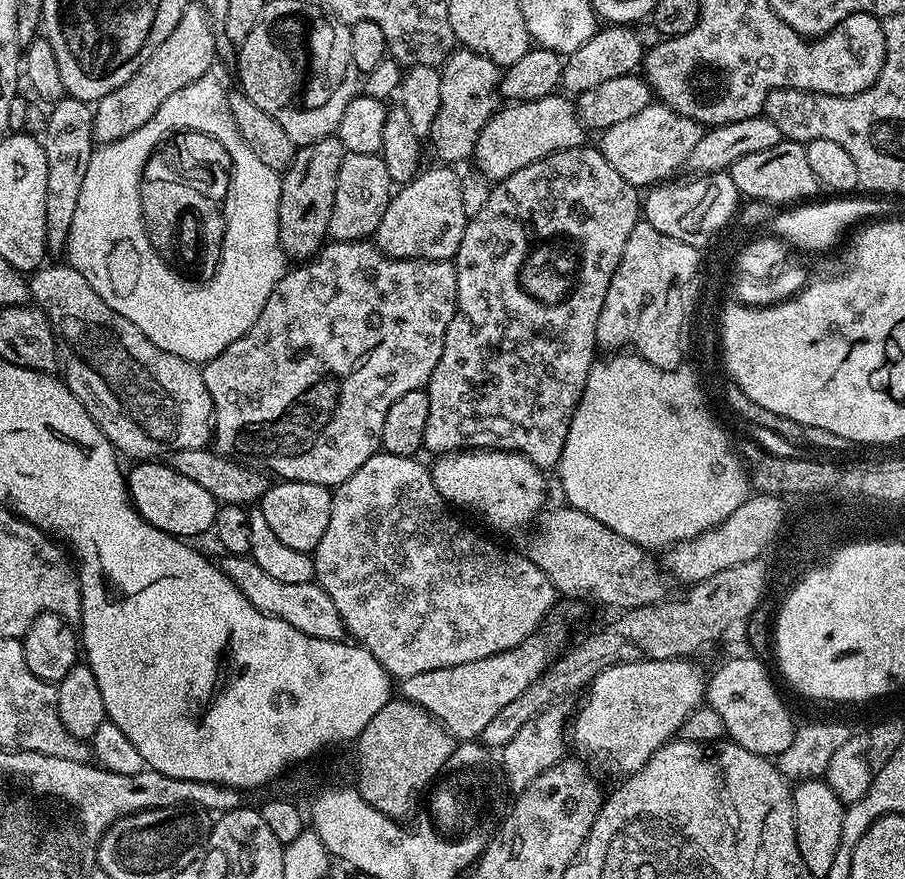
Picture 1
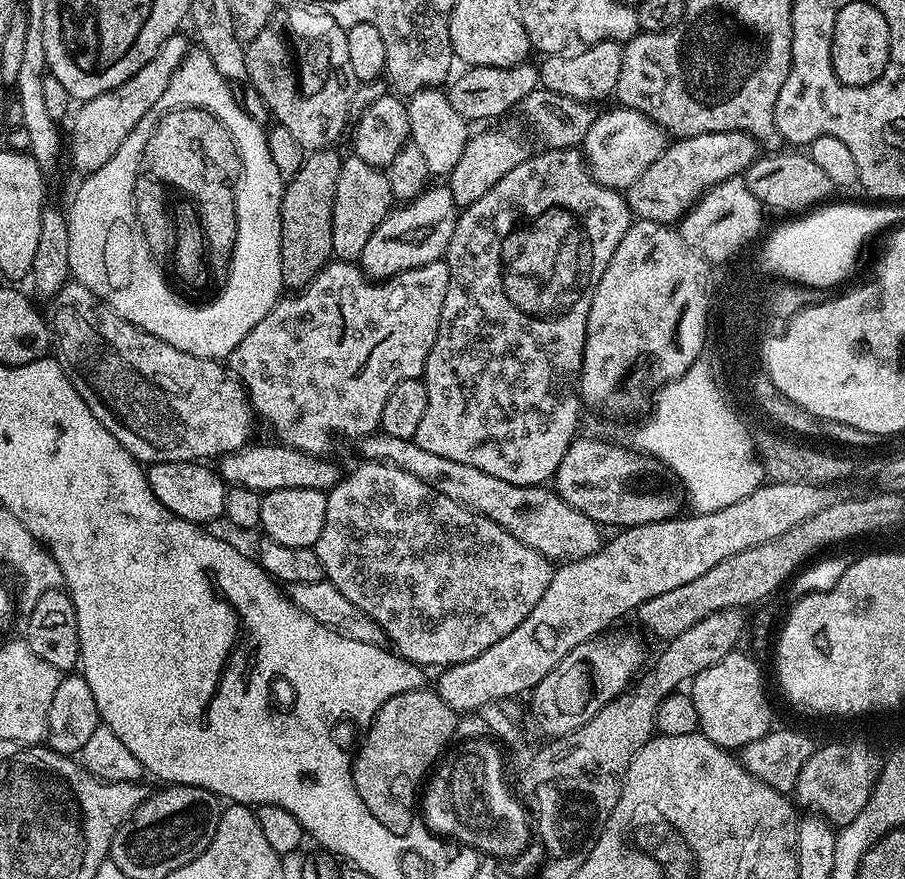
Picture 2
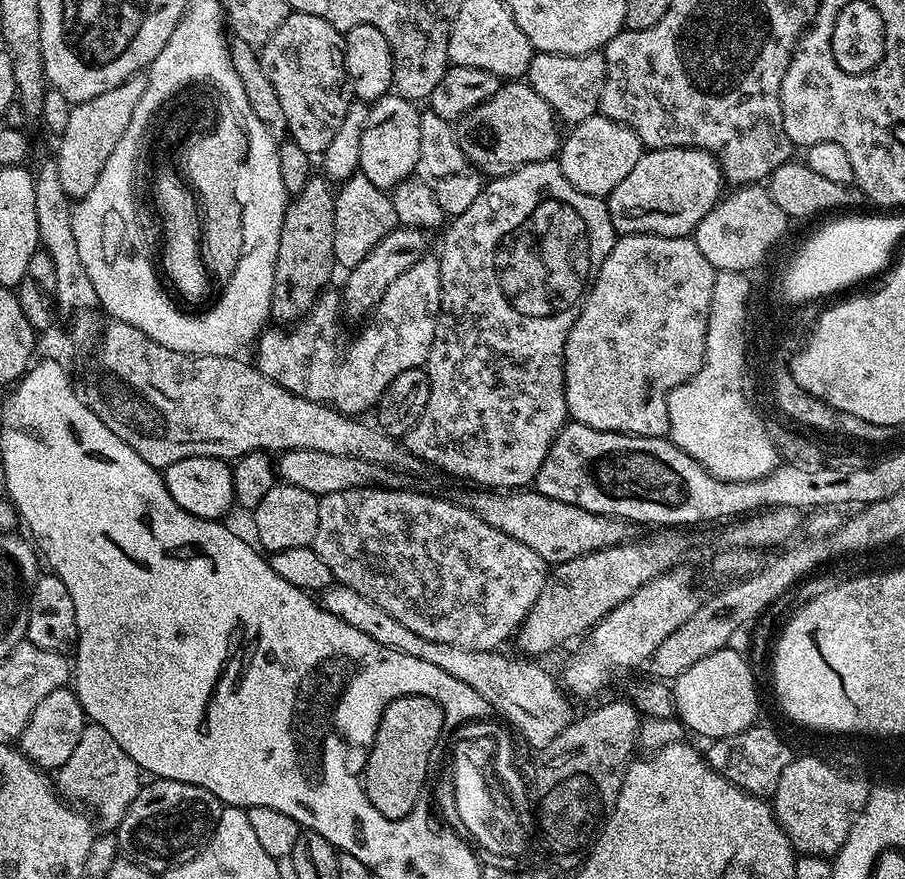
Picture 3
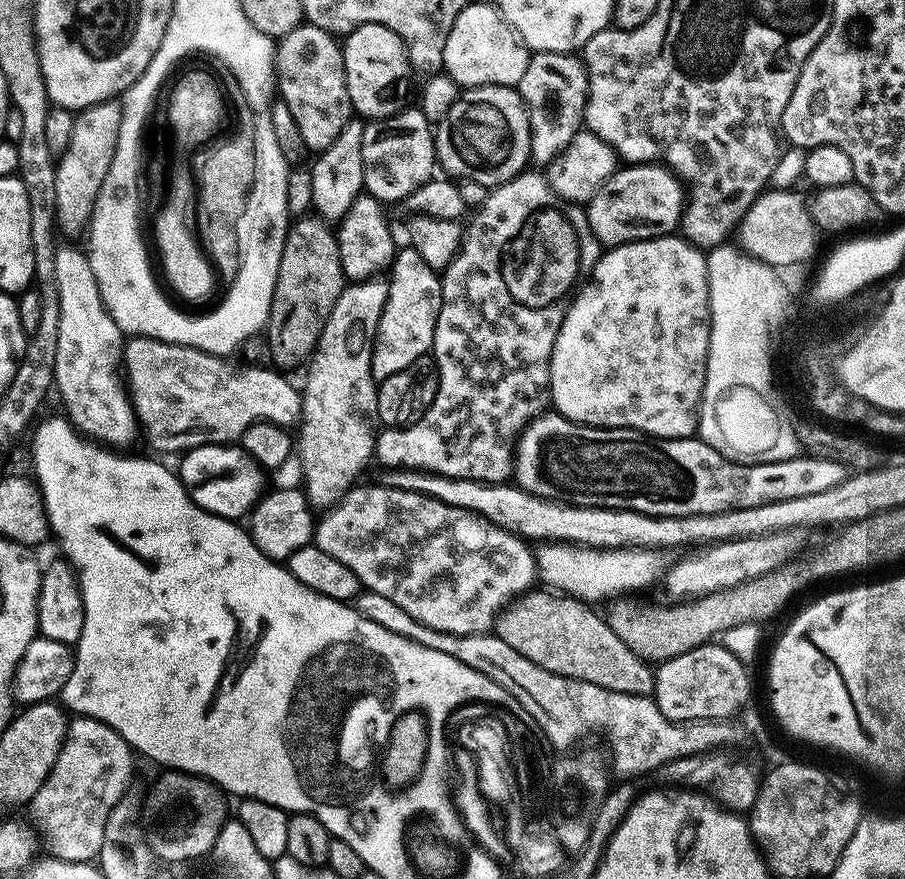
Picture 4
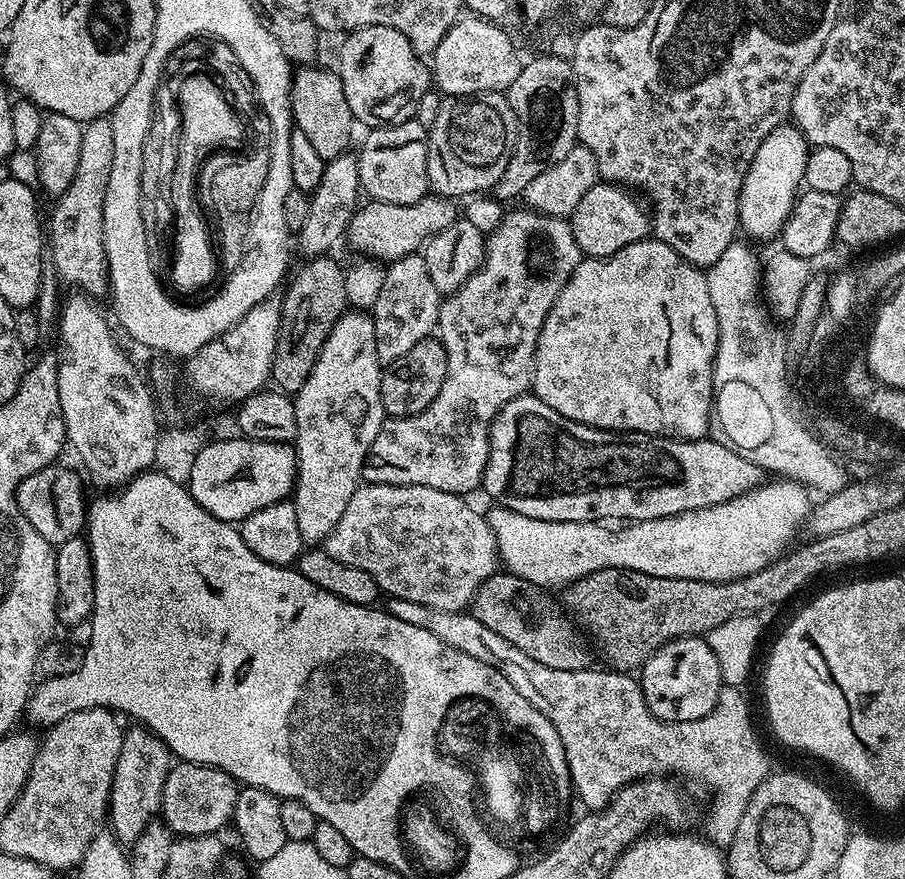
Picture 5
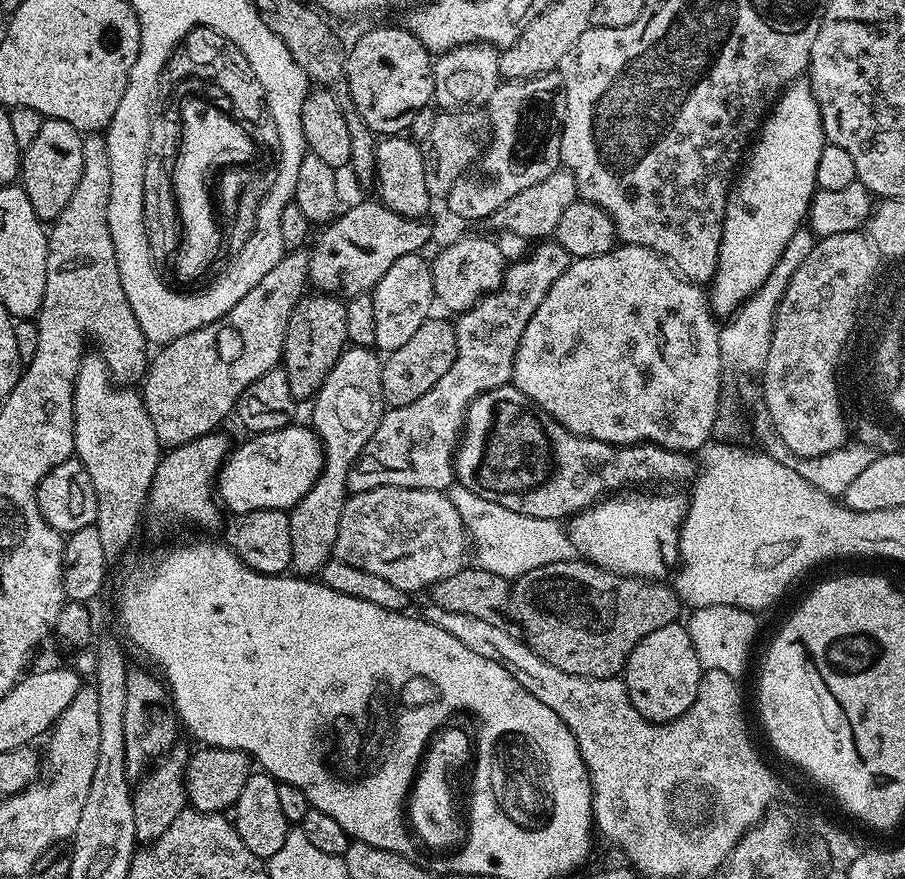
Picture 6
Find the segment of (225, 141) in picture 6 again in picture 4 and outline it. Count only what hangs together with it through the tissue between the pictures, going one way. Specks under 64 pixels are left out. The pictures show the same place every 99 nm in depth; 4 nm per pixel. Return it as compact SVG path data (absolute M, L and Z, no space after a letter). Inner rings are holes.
M196 68L188 72L172 88L172 97L168 100L168 124L172 127L172 160L170 156L170 175L166 180L168 201L156 220L156 248L160 251L160 264L164 267L164 276L168 279L167 287L177 292L184 300L208 300L218 288L218 277L204 249L198 243L196 231L196 182L192 175L193 165L188 155L205 147L220 128L224 120L224 96L220 93L220 84L208 72Z

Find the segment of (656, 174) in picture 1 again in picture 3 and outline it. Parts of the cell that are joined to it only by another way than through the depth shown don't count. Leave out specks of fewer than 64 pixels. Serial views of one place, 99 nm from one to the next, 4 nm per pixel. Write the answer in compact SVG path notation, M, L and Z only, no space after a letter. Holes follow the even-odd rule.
M597 114L575 125L569 132L572 133L569 136L567 133L560 145L558 163L566 182L582 190L582 194L607 198L614 186L618 186L618 182L638 166L638 158L642 155L638 134L619 120Z

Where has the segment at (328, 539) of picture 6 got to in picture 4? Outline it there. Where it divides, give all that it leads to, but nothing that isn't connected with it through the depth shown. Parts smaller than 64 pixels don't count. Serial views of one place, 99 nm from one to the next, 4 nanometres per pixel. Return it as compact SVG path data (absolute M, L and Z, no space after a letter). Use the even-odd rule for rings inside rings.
M383 275L371 276L369 280L358 280L355 282L345 283L342 294L338 294L338 302L334 302L334 310L330 310L330 318L326 318L326 326L322 326L322 334L316 343L316 351L312 353L307 365L308 377L302 383L302 399L300 402L300 418L298 425L300 431L300 440L298 436L298 456L300 452L300 468L304 471L305 484L302 484L302 491L308 498L309 505L316 510L327 510L333 504L339 504L340 499L344 497L345 492L353 487L356 475L367 466L368 460L373 459L376 451L377 429L372 429L372 424L376 420L376 390L377 381L372 379L372 347L376 341L376 327L382 318L382 310L386 306L386 298L388 297L388 280Z

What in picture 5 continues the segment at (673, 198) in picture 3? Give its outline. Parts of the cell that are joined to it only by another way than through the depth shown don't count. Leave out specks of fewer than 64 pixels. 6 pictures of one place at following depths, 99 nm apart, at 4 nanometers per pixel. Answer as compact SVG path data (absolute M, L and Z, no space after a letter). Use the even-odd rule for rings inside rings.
M597 182L593 188L586 190L582 202L578 202L570 217L574 242L578 242L585 257L609 256L649 235L649 209L631 195L635 196L627 187L607 182Z

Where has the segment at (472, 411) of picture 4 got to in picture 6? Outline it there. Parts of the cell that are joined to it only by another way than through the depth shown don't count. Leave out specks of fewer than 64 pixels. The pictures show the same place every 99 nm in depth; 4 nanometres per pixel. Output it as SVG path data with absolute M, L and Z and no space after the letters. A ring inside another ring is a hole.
M545 239L537 243L523 258L505 267L504 281L495 292L485 294L470 311L459 313L455 317L456 357L450 370L446 370L446 374L442 374L442 378L438 378L438 382L434 382L434 386L430 386L430 390L426 390L426 394L422 394L418 402L410 402L410 406L398 406L385 411L378 430L374 430L370 438L367 449L361 452L359 458L350 466L349 493L365 492L386 486L417 488L431 492L444 492L452 487L456 446L464 431L468 403L486 390L501 388L503 384L511 381L514 358L522 342L522 330L526 330L526 322L530 322L534 310L538 310L542 298L548 293L550 286L554 286L556 279L566 271L569 263L568 251L556 243L555 239Z

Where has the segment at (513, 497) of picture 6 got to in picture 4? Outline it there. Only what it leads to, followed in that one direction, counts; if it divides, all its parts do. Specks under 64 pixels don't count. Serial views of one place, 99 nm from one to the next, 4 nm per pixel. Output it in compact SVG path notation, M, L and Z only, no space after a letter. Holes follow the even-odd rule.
M555 410L525 424L524 429L520 431L518 443L514 449L514 483L516 487L526 490L530 494L541 496L544 500L581 504L583 508L629 508L635 512L650 514L651 516L693 516L694 514L729 512L750 506L766 506L770 502L782 502L786 498L803 498L805 494L822 494L824 490L830 490L832 486L841 484L842 481L848 479L849 475L849 469L845 468L842 462L827 460L811 454L799 454L786 461L766 461L764 464L737 464L728 460L718 450L712 449L710 445L699 438L658 440L633 428L592 428L588 424L575 424Z

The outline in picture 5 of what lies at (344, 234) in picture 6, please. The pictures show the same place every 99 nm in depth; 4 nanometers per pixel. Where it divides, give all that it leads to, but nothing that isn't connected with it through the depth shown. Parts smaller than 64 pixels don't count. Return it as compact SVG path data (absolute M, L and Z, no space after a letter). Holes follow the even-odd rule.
M429 194L423 196L418 202L398 206L397 204L382 204L368 202L368 205L357 207L352 215L352 221L348 224L346 244L354 251L360 252L361 257L391 262L419 253L424 245L434 234L446 230L458 218L458 208L451 199L446 196Z

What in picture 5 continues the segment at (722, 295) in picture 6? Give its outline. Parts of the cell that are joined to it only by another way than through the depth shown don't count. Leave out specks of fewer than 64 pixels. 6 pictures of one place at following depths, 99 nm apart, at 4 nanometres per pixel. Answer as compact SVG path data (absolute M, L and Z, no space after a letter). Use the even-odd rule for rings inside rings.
M795 123L779 124L758 146L748 172L742 182L742 190L738 198L739 231L744 232L749 241L772 240L781 235L788 215L796 205L796 198L804 184L806 158L810 145L805 136L800 133Z

